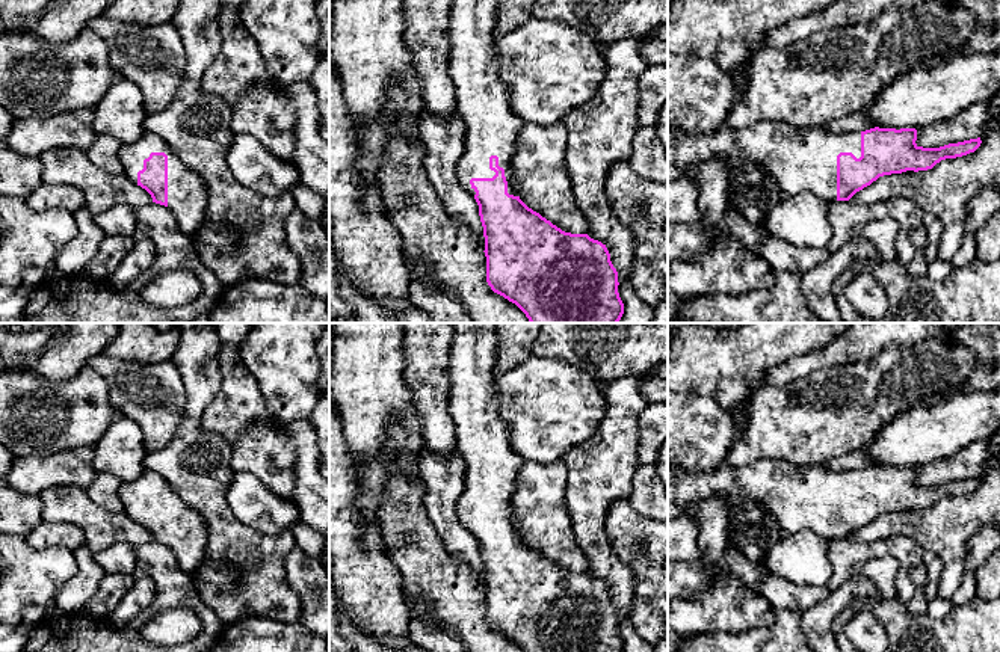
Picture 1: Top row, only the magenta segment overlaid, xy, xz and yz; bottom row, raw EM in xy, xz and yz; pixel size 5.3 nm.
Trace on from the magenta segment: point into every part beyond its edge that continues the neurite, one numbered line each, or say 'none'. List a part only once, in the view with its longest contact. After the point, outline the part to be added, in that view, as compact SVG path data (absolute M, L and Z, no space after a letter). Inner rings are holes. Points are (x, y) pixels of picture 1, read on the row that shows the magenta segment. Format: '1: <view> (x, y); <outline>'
1: xz (482, 100); M453 0L449 27L449 65L447 72L456 91L456 110L461 113L467 136L462 157L456 172L459 183L474 196L471 178L492 178L489 157L498 157L498 166L505 169L508 193L517 196L514 187L512 155L518 133L526 121L511 106L506 86L498 78L498 53L494 26L497 18L497 0Z

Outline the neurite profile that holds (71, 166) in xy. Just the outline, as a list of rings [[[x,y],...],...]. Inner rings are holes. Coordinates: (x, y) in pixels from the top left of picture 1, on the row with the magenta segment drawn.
[[[54,148],[39,155],[42,181],[77,187],[85,196],[85,207],[92,213],[125,204],[142,207],[153,202],[151,195],[125,175],[113,175],[95,166],[85,149]]]

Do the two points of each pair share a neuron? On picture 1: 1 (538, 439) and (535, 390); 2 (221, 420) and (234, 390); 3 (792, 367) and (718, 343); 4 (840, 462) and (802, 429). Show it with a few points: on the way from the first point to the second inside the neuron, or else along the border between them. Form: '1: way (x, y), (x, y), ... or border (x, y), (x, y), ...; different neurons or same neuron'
1: way (538, 427), (538, 402); same neuron
2: way (228, 412), (234, 406), (234, 397); same neuron
3: border (814, 350), (777, 365), (762, 385); different neurons
4: border (864, 444), (824, 464); different neurons

